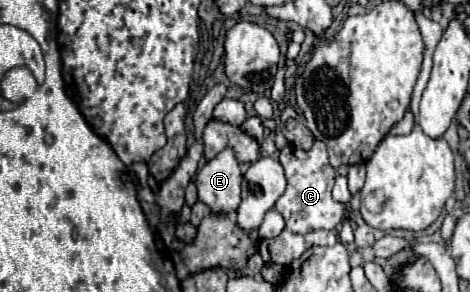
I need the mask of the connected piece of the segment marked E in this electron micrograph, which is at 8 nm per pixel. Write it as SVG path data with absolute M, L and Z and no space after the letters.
M230 147L222 149L214 159L196 173L198 199L206 203L212 213L230 213L240 205L242 171Z

